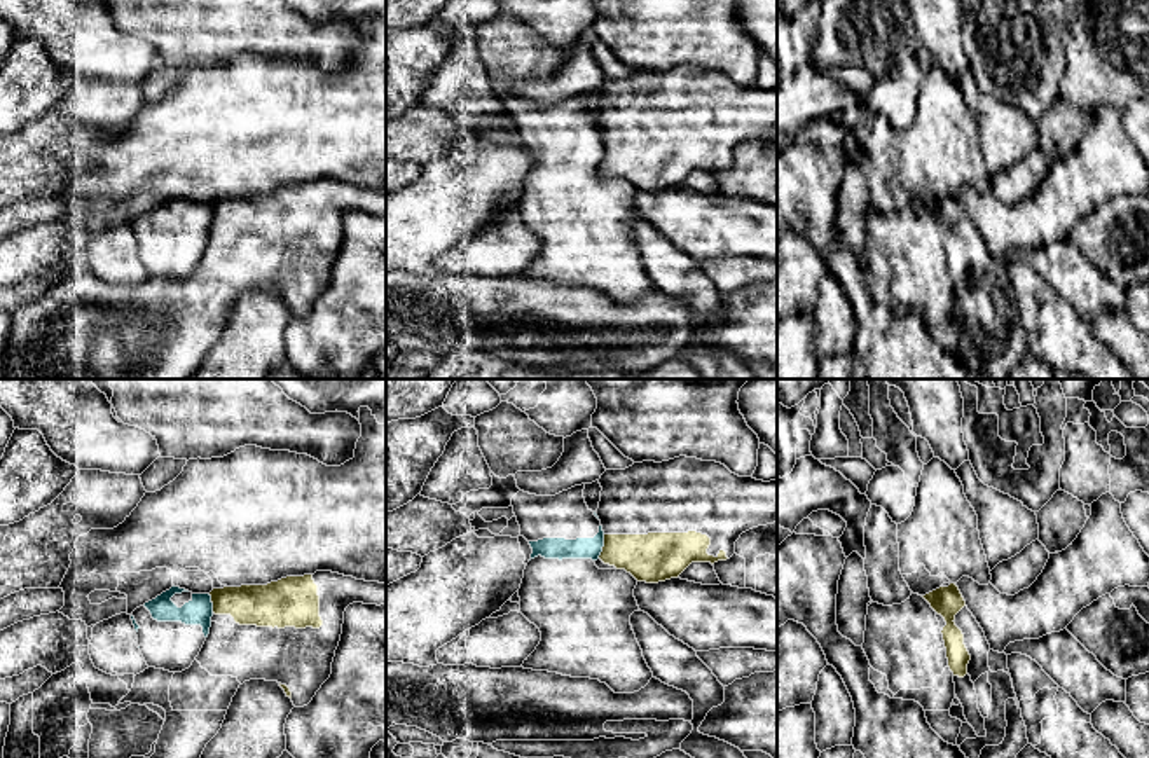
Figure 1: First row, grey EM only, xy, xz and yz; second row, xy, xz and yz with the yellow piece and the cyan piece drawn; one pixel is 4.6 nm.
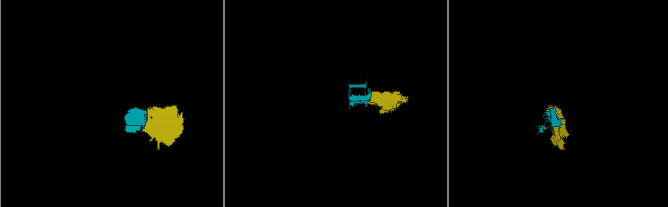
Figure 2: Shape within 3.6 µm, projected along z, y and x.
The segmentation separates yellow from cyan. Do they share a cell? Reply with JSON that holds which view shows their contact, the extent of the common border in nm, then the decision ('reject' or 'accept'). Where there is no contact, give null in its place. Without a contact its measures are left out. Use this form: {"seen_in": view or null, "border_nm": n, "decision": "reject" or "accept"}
{"seen_in": "xz", "border_nm": 120, "decision": "reject"}

